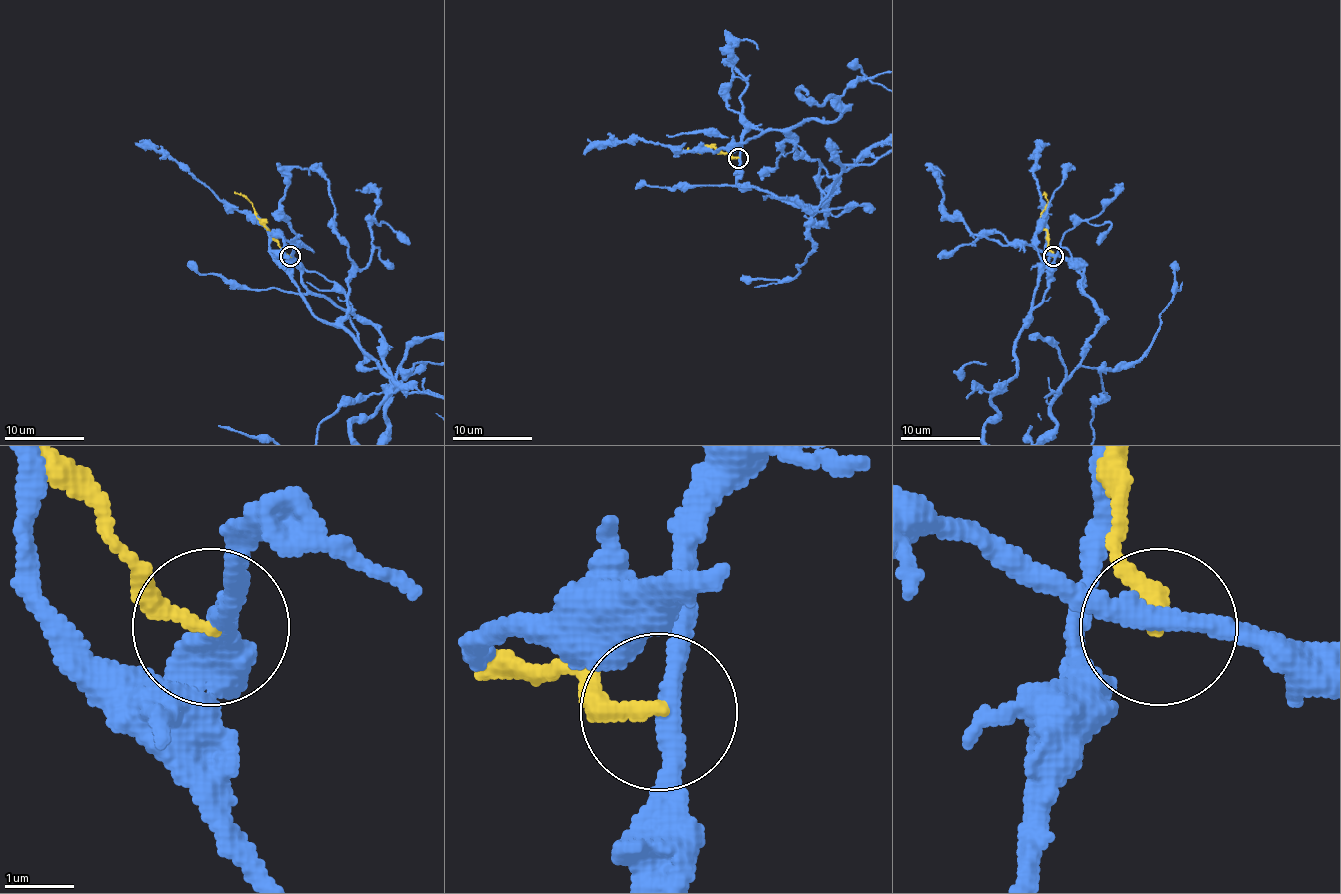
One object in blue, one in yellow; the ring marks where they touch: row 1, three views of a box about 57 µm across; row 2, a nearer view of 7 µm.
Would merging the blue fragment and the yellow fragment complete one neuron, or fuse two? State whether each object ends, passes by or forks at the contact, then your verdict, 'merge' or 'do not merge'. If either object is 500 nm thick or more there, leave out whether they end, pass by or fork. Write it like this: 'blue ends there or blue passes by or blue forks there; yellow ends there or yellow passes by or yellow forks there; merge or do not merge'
blue passes by; yellow ends there; do not merge

